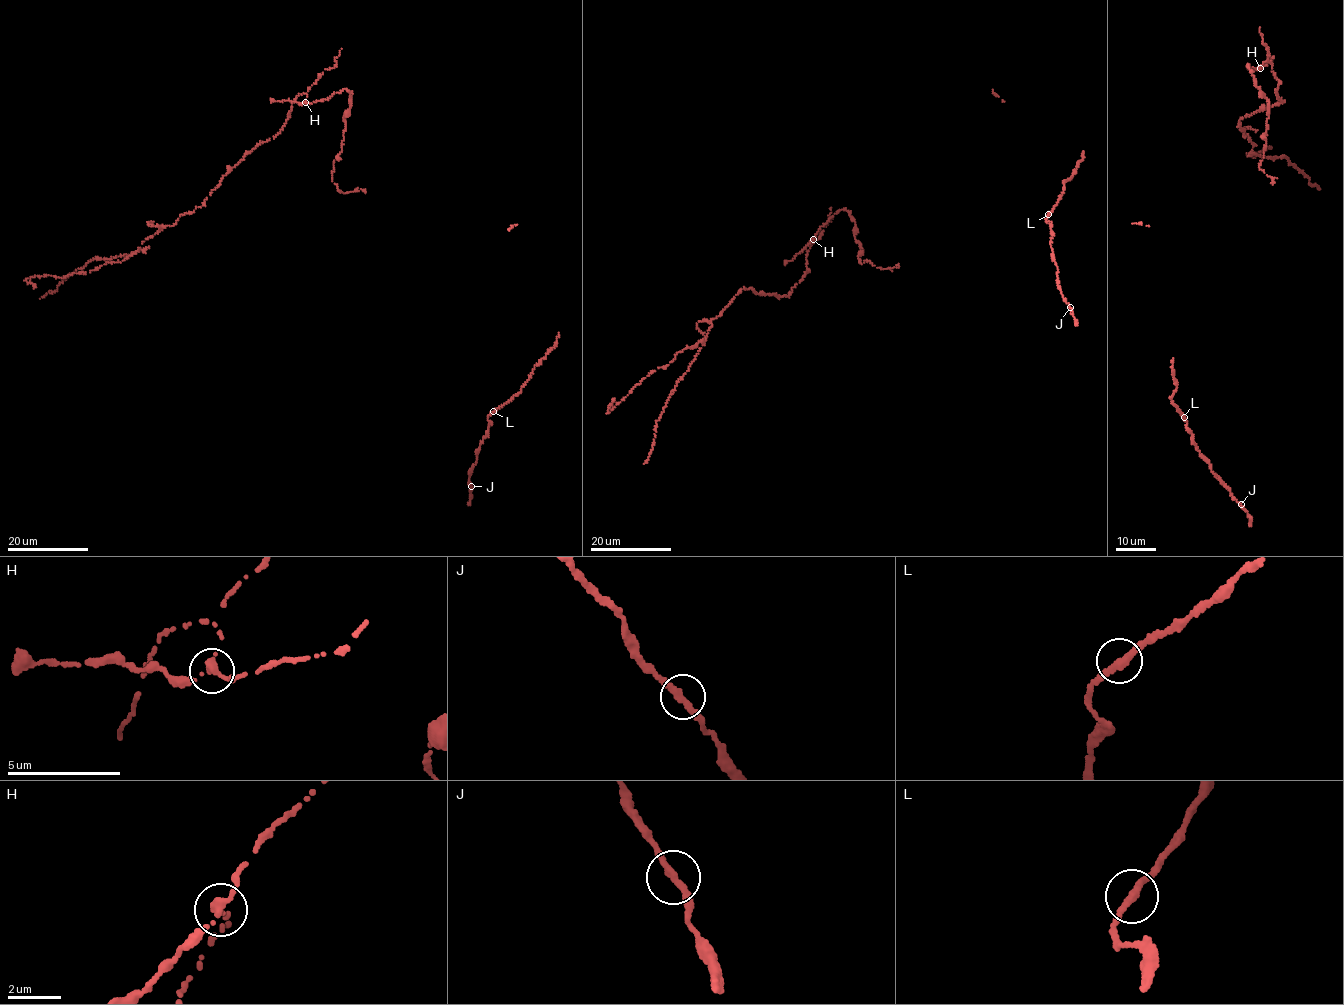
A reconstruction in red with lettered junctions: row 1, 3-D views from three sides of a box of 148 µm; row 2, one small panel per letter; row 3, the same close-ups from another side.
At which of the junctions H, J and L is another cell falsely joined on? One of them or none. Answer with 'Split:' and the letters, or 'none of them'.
Split: H

